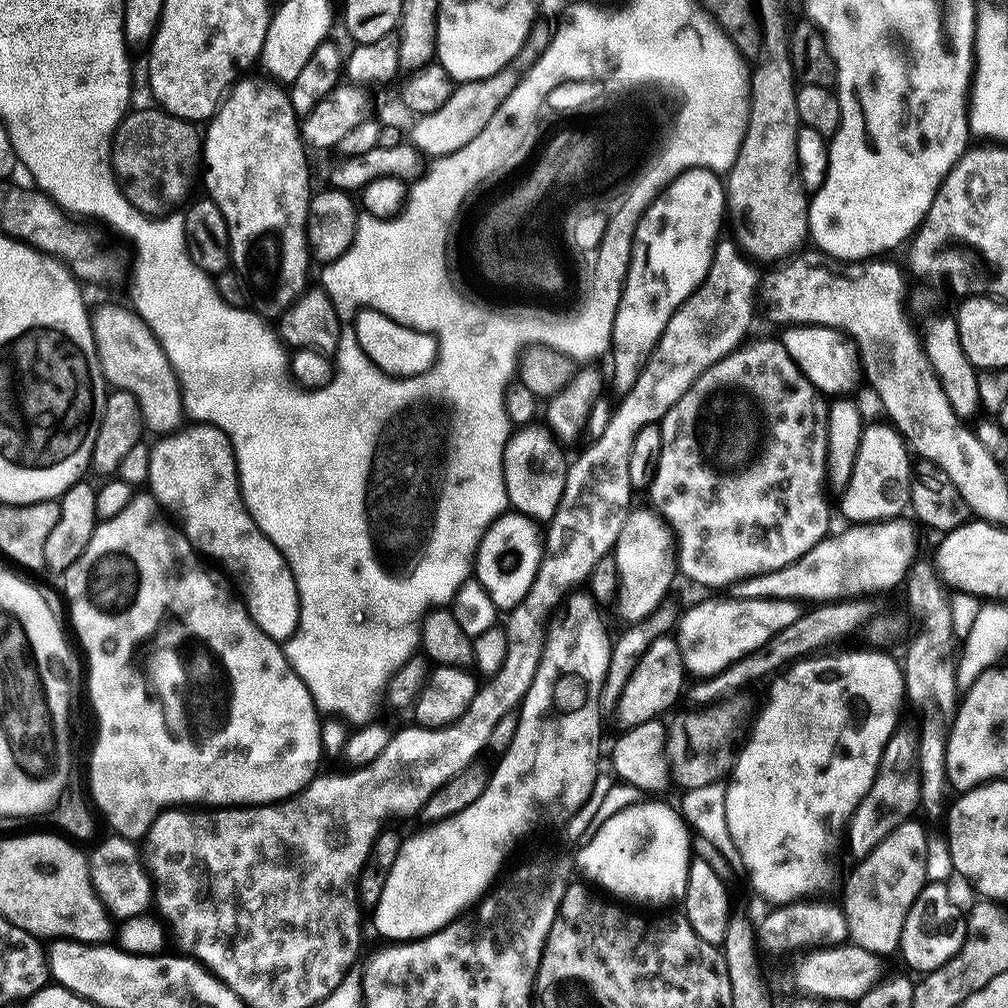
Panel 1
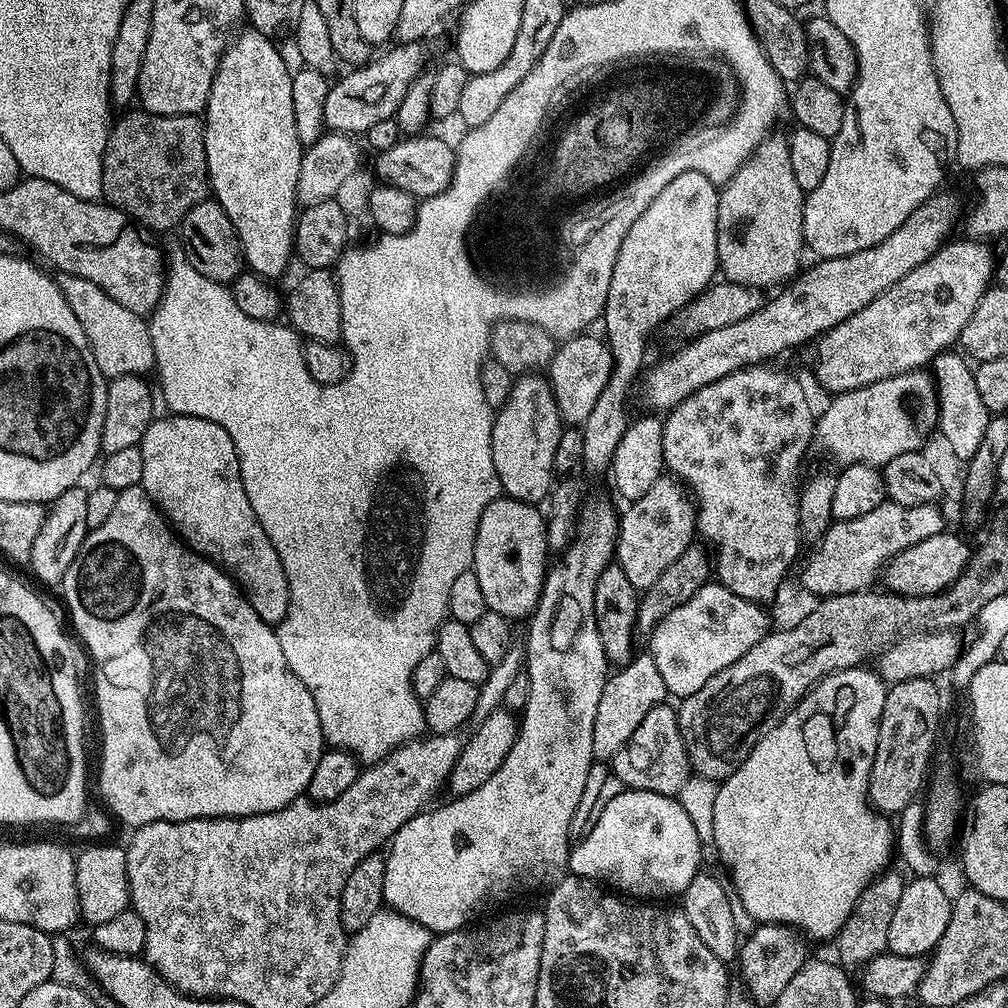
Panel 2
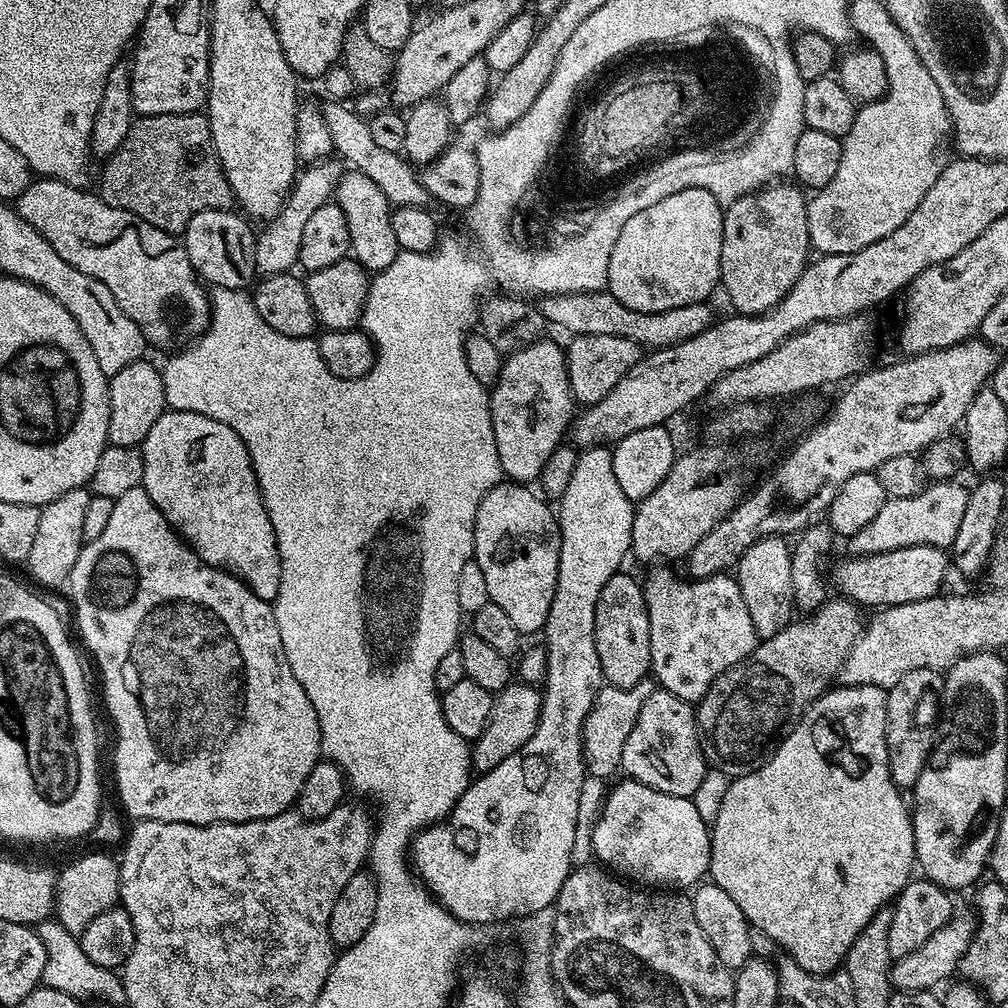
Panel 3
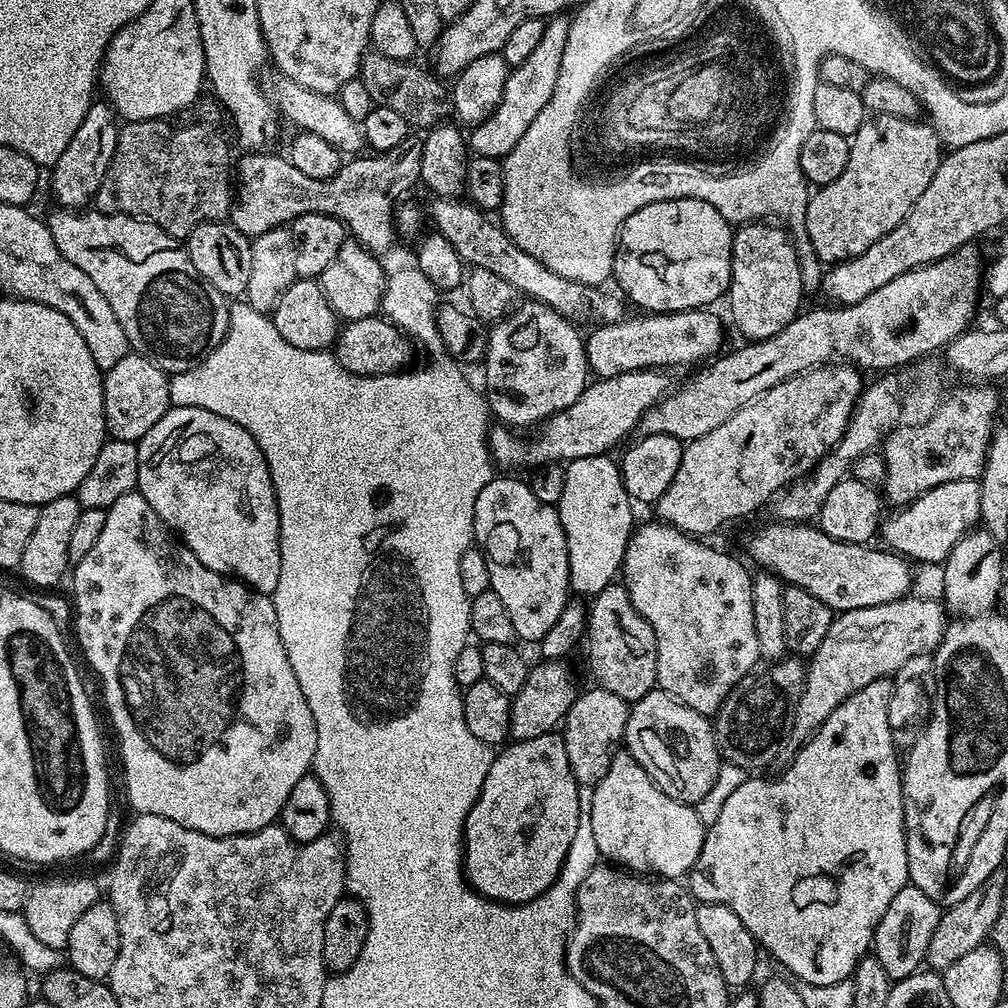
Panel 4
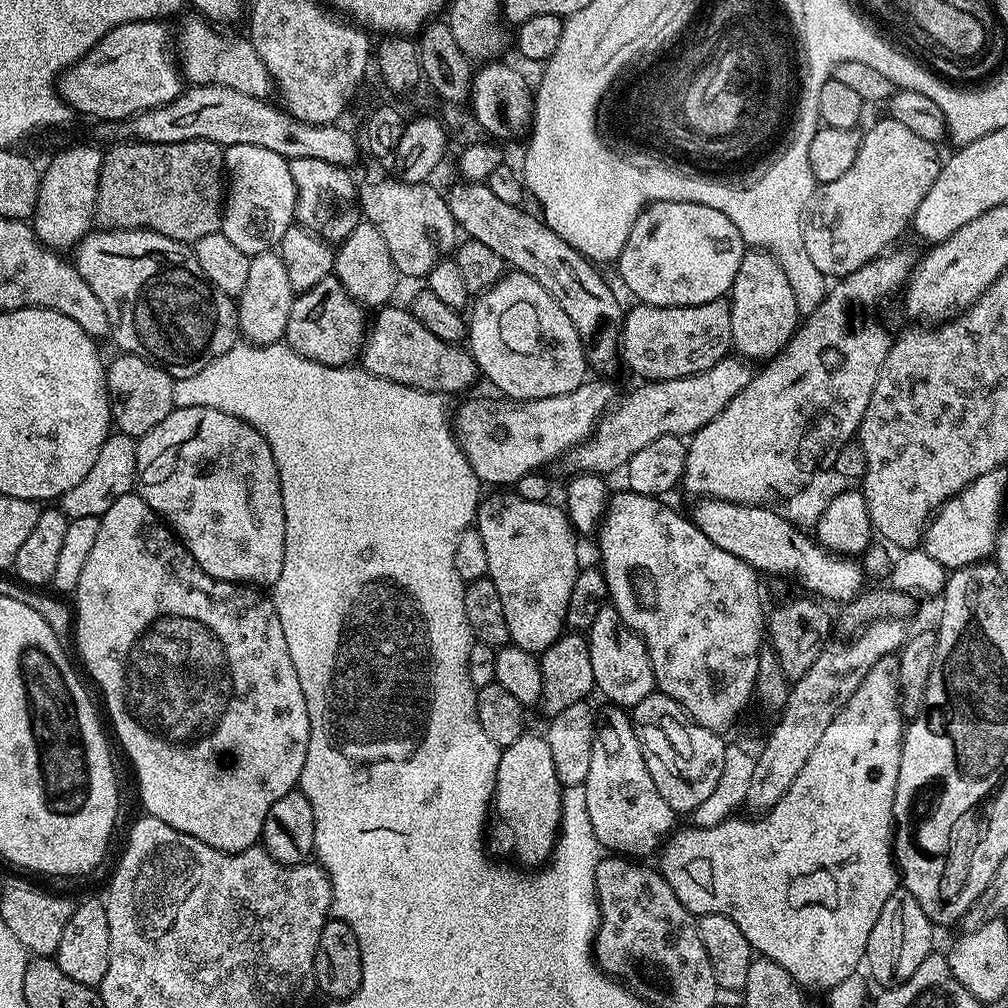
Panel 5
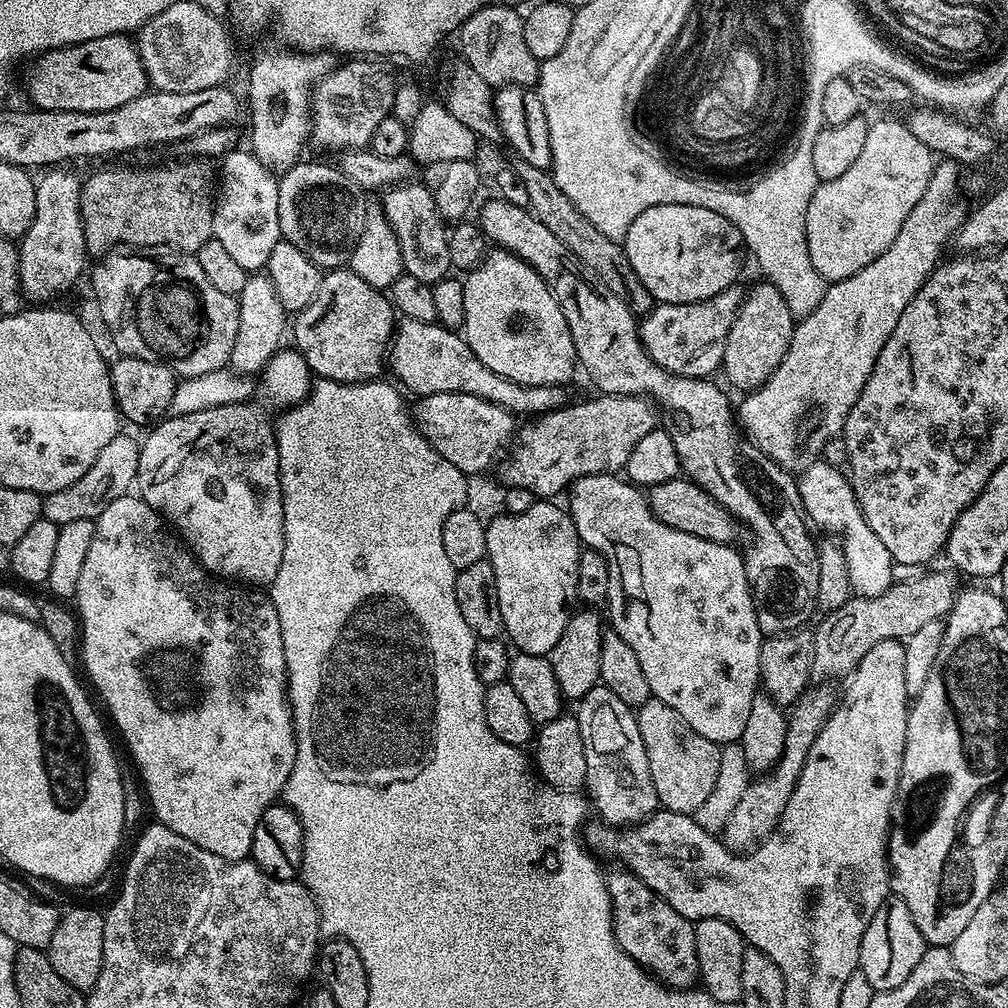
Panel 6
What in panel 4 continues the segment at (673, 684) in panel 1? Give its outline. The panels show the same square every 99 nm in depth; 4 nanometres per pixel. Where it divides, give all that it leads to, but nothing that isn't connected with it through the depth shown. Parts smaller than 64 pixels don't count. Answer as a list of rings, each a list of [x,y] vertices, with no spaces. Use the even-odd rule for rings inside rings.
[[[588,686],[577,695],[562,721],[566,758],[570,758],[570,770],[577,784],[595,786],[606,778],[606,770],[610,770],[613,755],[624,739],[629,707],[629,701],[618,698],[618,694],[595,686]]]

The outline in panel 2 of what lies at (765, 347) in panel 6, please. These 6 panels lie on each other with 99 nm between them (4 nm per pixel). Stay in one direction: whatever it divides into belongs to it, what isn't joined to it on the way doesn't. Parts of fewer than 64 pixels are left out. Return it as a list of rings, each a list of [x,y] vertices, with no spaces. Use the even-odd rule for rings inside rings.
[[[772,134],[765,139],[764,143],[753,153],[752,159],[744,164],[734,174],[734,178],[723,185],[720,194],[720,234],[718,238],[718,248],[720,250],[720,263],[718,265],[721,273],[725,272],[727,279],[733,284],[751,284],[753,286],[765,286],[764,284],[780,284],[784,286],[789,283],[801,271],[804,260],[804,248],[806,252],[806,237],[804,235],[804,201],[806,190],[798,182],[792,161],[792,149],[787,139]]]

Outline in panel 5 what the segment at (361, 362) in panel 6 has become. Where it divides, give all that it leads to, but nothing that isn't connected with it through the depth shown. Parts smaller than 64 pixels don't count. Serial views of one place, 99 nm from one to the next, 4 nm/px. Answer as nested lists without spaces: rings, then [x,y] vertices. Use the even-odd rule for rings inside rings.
[[[335,275],[327,276],[318,282],[318,286],[299,293],[293,299],[284,340],[289,348],[310,358],[313,364],[343,368],[351,365],[361,355],[366,335],[364,312],[365,309],[353,300]]]

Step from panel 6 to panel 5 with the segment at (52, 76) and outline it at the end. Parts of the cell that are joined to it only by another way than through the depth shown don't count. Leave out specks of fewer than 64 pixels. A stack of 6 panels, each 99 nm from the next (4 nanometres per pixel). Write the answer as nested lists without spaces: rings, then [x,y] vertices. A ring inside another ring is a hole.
[[[135,20],[126,22],[110,34],[106,34],[84,55],[77,64],[70,65],[61,72],[58,81],[60,96],[68,103],[73,113],[85,112],[88,116],[97,116],[100,120],[123,122],[140,112],[169,104],[182,91],[182,73],[174,59],[170,47],[170,32],[166,23],[157,20]]]

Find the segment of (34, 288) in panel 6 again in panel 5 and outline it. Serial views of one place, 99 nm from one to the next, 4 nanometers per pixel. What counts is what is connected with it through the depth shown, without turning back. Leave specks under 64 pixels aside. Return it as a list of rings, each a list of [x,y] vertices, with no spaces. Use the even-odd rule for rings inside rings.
[[[72,144],[62,149],[48,165],[43,165],[38,202],[30,217],[37,240],[53,250],[72,250],[83,236],[93,231],[103,161],[104,152],[94,145]]]

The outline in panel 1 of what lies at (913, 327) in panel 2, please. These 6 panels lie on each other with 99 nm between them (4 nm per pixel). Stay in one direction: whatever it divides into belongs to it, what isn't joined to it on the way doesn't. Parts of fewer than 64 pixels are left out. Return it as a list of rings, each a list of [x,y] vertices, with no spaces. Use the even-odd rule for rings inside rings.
[[[821,324],[788,326],[783,329],[782,343],[786,354],[794,358],[798,370],[825,397],[840,398],[862,384],[862,357],[856,341],[838,328],[827,328]]]

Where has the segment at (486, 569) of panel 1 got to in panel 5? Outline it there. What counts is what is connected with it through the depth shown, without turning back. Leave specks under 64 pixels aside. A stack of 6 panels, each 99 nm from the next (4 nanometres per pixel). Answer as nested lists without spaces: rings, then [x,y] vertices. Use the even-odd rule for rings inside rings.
[[[492,490],[483,497],[476,509],[474,527],[486,546],[487,579],[494,582],[498,598],[502,598],[502,610],[506,613],[506,626],[510,626],[510,641],[527,652],[545,652],[565,631],[567,602],[575,578],[582,569],[576,553],[577,533],[568,520],[563,507],[555,508],[552,502],[526,502],[514,490]]]

